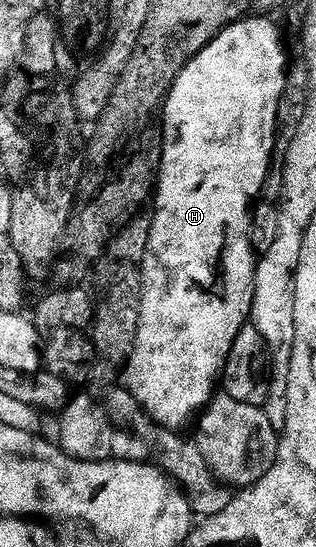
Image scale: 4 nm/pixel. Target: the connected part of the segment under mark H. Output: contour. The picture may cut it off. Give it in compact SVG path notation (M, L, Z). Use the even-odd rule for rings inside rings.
M243 18L227 26L208 46L204 46L204 50L197 52L182 67L182 73L174 80L170 93L166 95L164 109L160 114L163 116L163 120L160 120L163 136L162 164L157 172L156 191L152 196L154 214L152 213L150 221L150 241L147 244L146 260L142 266L143 292L138 333L131 358L124 364L124 370L126 370L124 387L132 394L132 398L136 398L138 405L158 424L175 430L185 429L185 424L190 419L191 423L214 399L222 368L232 350L232 342L236 342L236 334L240 334L242 327L250 320L250 311L254 301L254 275L258 265L256 253L250 241L250 218L256 201L262 195L266 176L270 172L272 153L276 147L278 104L287 91L288 85L286 85L286 48L282 45L282 36L278 33L277 26L270 21L273 19L250 19Z

